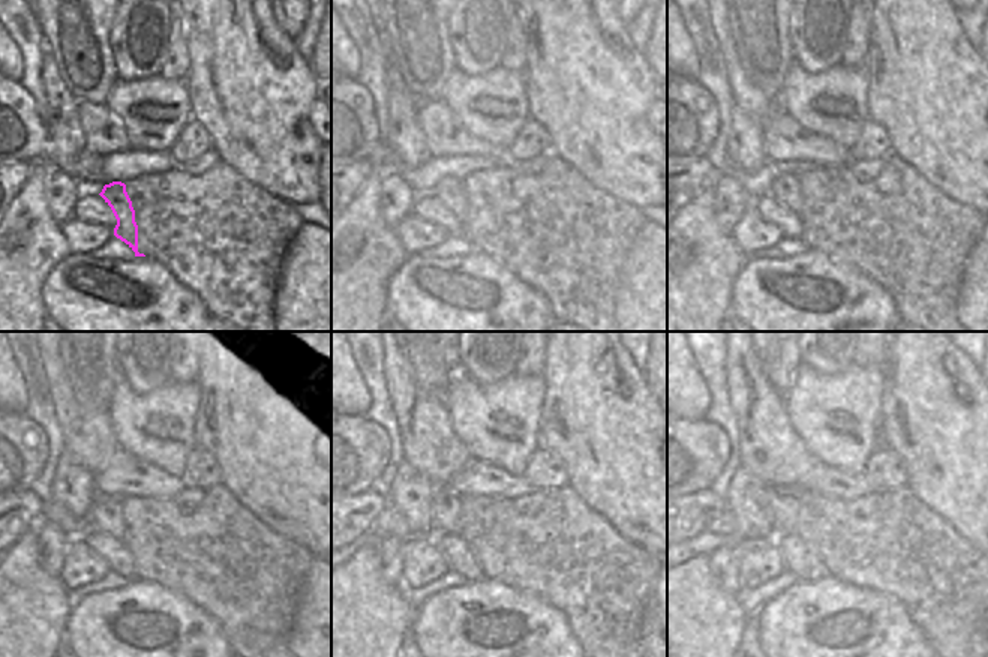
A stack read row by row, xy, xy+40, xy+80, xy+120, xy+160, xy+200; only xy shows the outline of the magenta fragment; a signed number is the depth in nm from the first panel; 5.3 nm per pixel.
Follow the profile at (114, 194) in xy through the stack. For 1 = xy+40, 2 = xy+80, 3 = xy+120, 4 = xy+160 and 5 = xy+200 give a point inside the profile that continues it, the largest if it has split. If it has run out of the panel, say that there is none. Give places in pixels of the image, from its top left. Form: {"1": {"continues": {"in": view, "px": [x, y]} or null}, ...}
{"1": {"continues": {"in": "xy+40", "px": [450, 191]}}, "2": {"continues": {"in": "xy+80", "px": [786, 189]}}, "3": {"continues": {"in": "xy+120", "px": [104, 516]}}, "4": {"continues": {"in": "xy+160", "px": [446, 518]}}, "5": {"continues": {"in": "xy+200", "px": [784, 518]}}}

